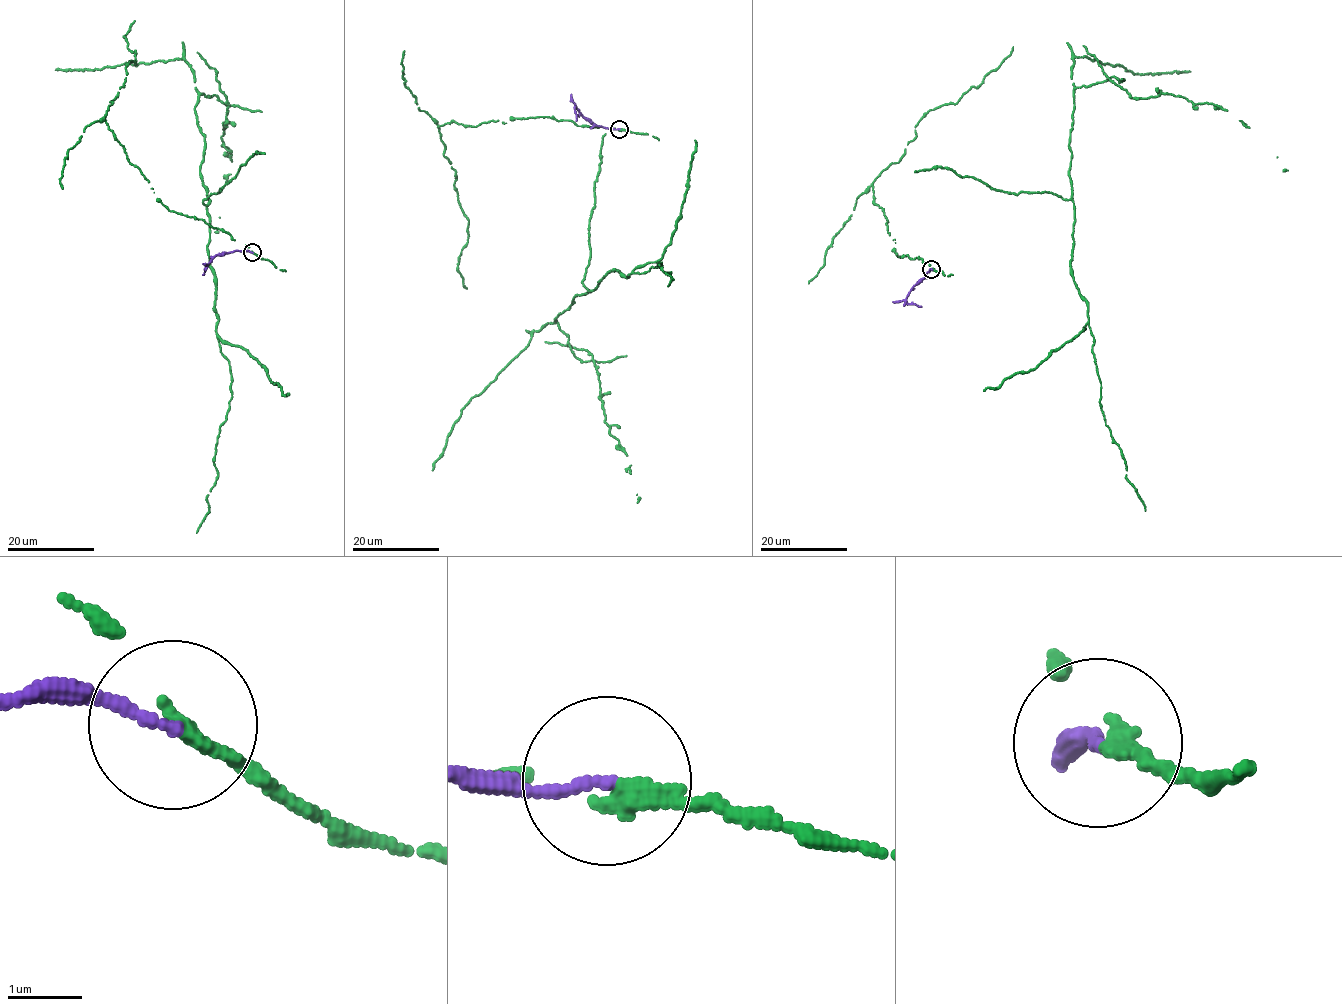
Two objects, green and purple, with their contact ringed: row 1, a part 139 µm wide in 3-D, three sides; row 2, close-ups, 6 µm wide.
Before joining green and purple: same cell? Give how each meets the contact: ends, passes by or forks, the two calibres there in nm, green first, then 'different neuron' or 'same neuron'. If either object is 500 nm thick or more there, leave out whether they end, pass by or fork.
green passes by; purple ends there; 170 nm thick on the green side, 140 nm on the other; different neuron

